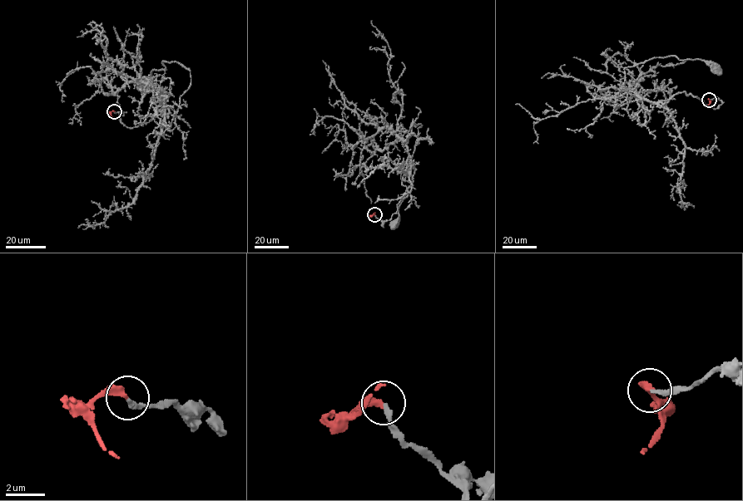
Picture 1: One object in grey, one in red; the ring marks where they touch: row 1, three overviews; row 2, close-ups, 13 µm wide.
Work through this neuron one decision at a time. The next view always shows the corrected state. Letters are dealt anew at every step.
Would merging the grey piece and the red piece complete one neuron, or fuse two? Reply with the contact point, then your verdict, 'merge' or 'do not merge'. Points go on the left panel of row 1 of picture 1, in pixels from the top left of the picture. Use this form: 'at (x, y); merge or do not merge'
at (114, 111); merge

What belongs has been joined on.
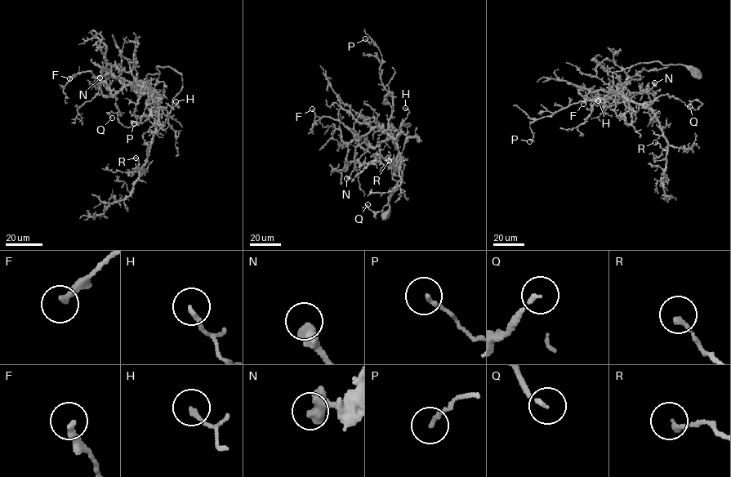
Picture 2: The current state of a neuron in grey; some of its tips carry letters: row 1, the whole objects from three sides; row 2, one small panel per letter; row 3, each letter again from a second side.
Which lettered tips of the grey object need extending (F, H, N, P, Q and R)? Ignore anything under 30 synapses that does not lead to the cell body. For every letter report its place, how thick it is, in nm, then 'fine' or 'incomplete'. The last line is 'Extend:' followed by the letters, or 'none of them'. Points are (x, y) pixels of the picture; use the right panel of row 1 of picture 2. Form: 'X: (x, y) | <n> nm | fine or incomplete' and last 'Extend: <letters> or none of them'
F: (583, 104) | 280 nm | fine
H: (598, 100) | 160 nm | fine
N: (654, 82) | 360 nm | fine
P: (529, 141) | 140 nm | fine
Q: (689, 106) | 120 nm | fine
R: (655, 142) | 220 nm | fine
Extend: none of them

